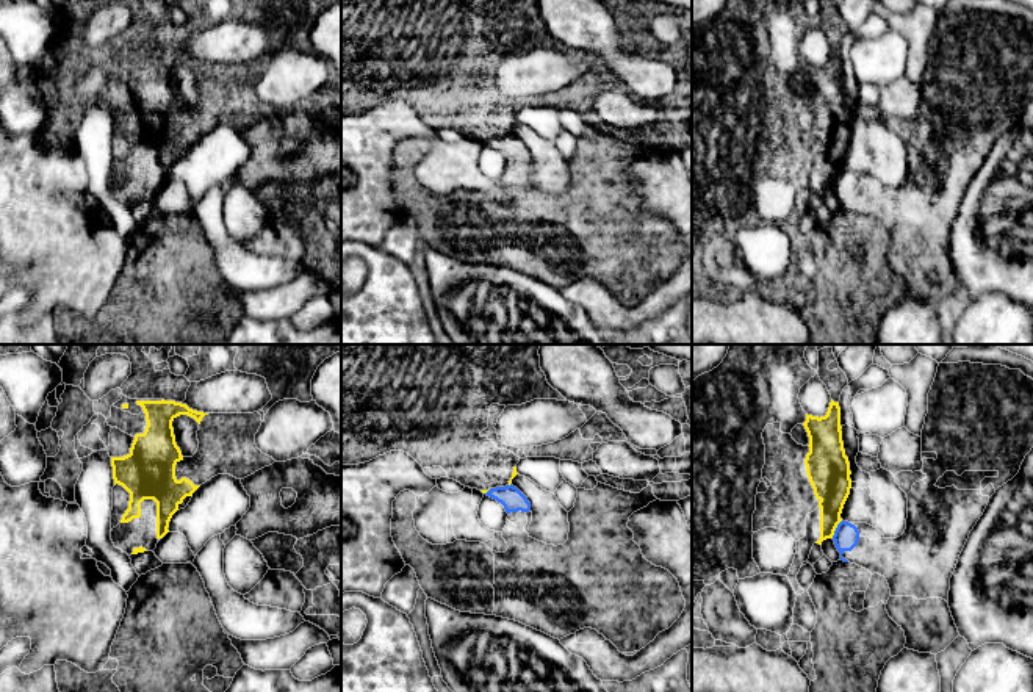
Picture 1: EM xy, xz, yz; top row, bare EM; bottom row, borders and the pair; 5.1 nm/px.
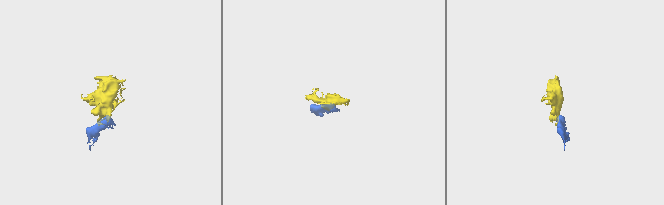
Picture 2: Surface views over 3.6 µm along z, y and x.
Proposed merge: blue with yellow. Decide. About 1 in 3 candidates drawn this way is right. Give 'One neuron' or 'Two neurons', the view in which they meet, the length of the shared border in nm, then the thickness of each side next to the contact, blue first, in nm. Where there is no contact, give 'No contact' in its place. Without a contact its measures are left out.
Two neurons. Touches blue in yz. Shared border 110 nm. Thickness 130 nm (blue) against 200 nm

